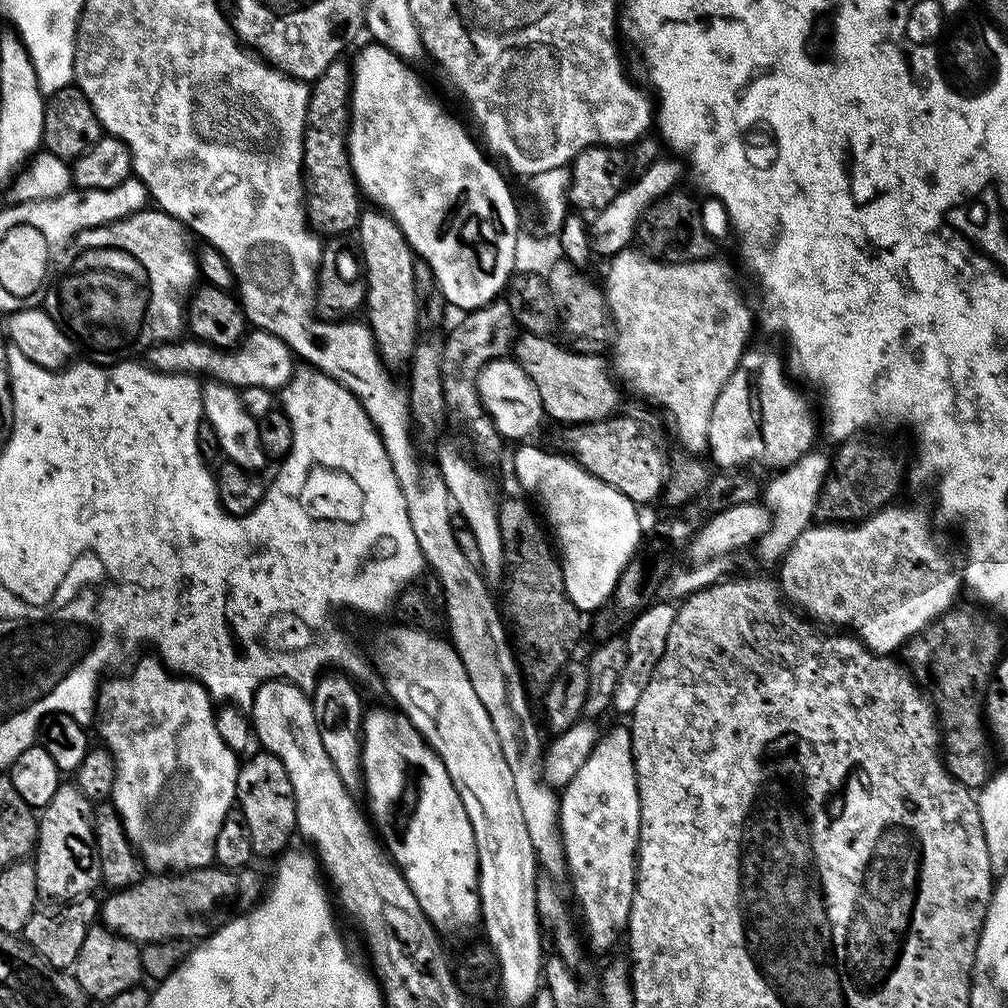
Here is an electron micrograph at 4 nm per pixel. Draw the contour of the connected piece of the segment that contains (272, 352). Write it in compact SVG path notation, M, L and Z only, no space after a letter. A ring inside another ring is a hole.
M264 330L249 331L238 347L229 350L219 349L195 338L184 339L150 346L146 352L147 363L159 372L187 376L211 374L209 377L217 383L229 384L240 390L246 387L263 387L273 392L283 389L296 370L292 349L280 337Z

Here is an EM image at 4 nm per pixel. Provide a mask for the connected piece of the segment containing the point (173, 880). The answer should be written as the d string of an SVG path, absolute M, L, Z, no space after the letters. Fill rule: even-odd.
M216 866L148 874L138 881L137 886L144 888L144 896L140 896L136 904L132 904L136 884L113 891L112 897L102 904L103 927L128 942L139 942L144 946L157 942L192 942L195 936L209 935L234 915L233 912L216 912L216 908L212 908L212 904L216 904ZM132 908L136 908L136 912L132 912Z

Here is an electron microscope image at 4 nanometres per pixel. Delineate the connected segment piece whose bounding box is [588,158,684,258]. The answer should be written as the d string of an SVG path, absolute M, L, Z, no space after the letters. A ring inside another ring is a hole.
M658 160L652 163L632 184L625 185L610 205L599 209L594 220L588 224L591 251L595 255L602 255L603 258L611 258L619 252L625 251L637 235L639 224L643 219L644 211L654 201L665 197L667 192L680 178L684 166L681 161Z

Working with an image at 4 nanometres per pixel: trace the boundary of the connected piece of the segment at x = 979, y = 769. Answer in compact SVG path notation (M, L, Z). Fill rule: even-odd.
M960 607L949 608L940 619L933 620L928 627L914 634L899 649L898 656L912 679L926 690L932 707L936 710L936 718L942 733L942 755L948 773L954 780L962 782L968 788L979 790L988 783L994 772L994 767L992 768L991 762L988 761L990 736L986 731L984 696L991 684L996 665L1002 659L1004 636L1000 633L999 626L988 618L987 611L979 607L976 607L977 609Z

